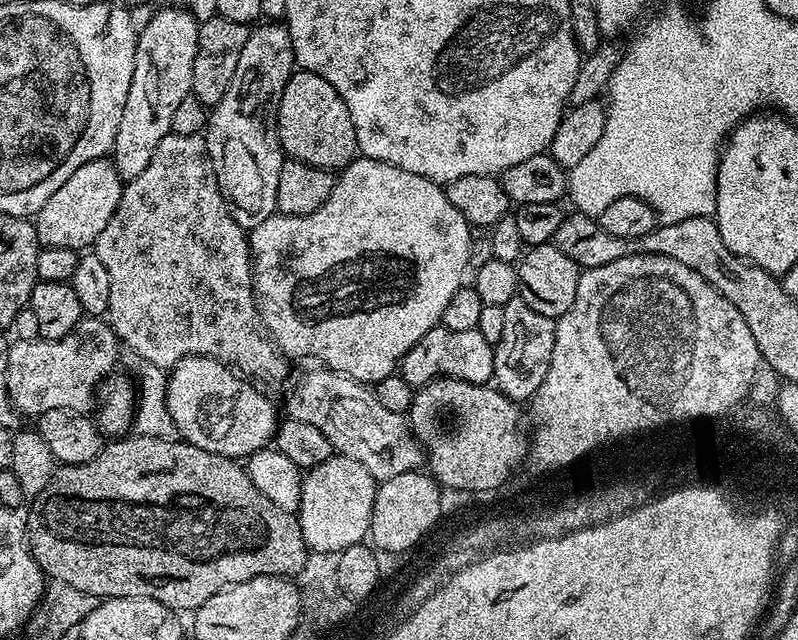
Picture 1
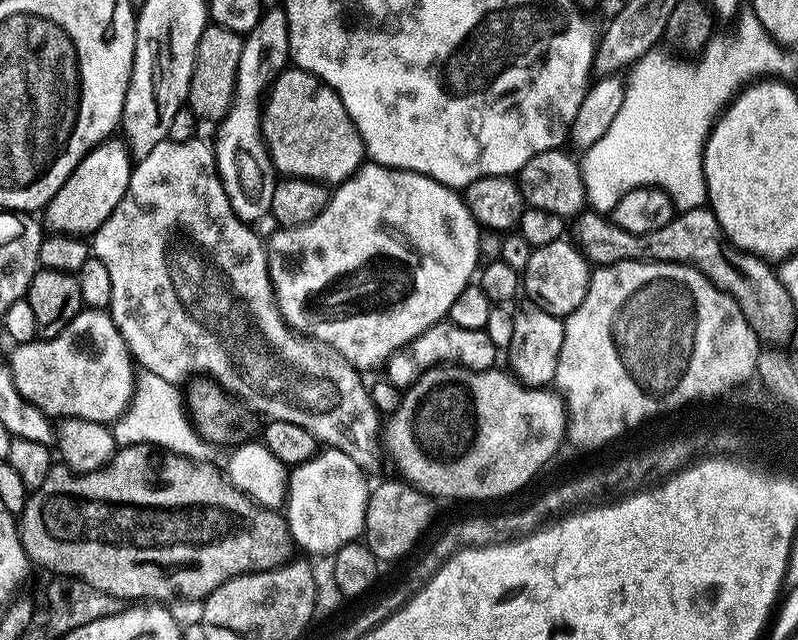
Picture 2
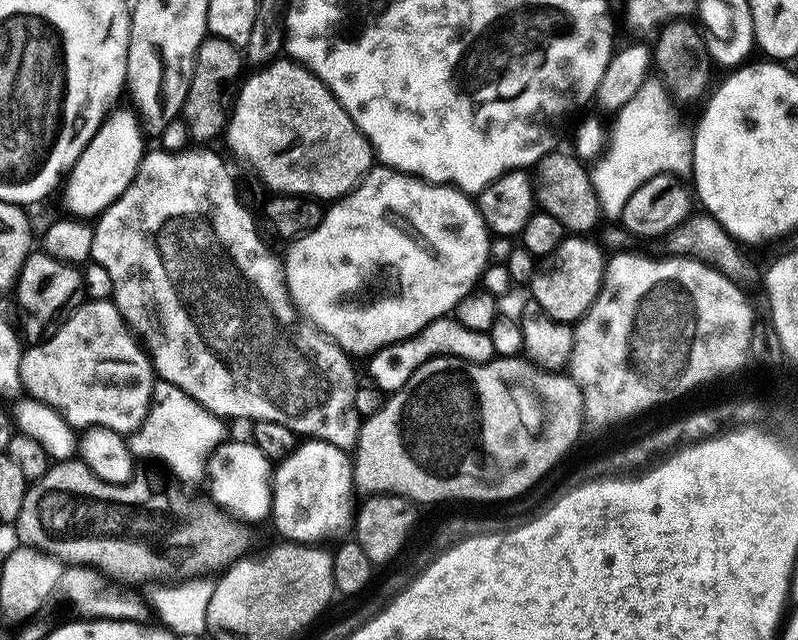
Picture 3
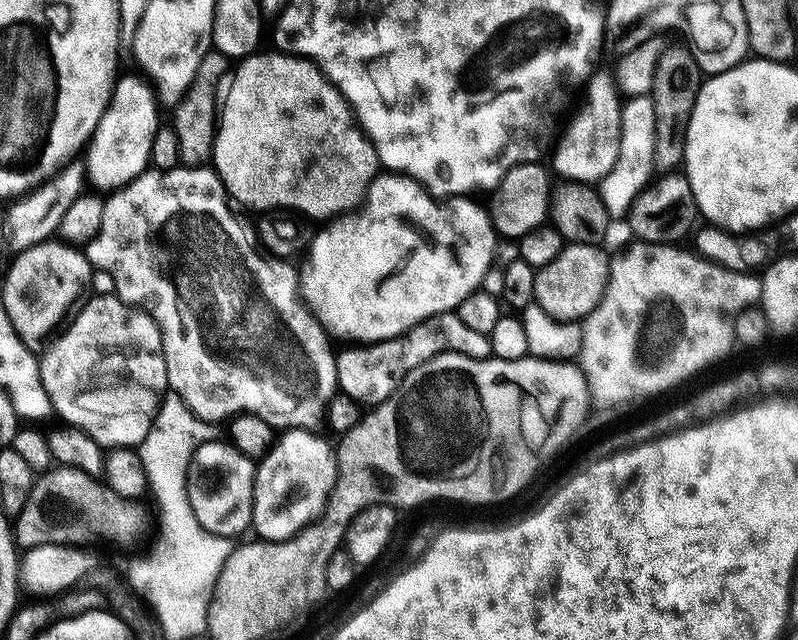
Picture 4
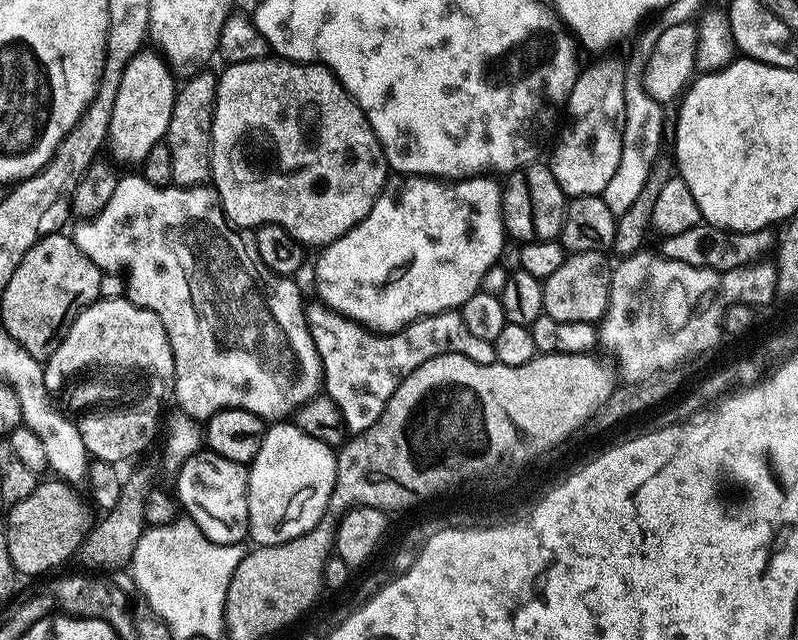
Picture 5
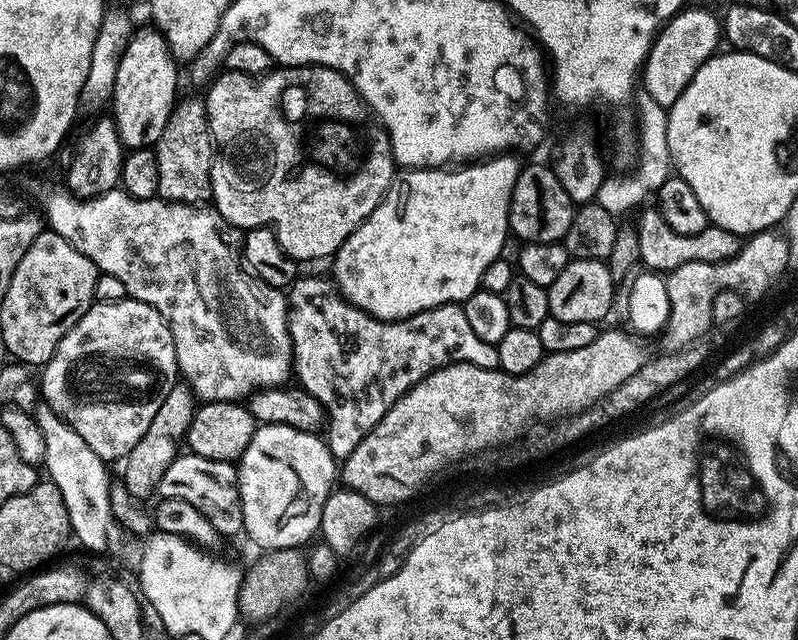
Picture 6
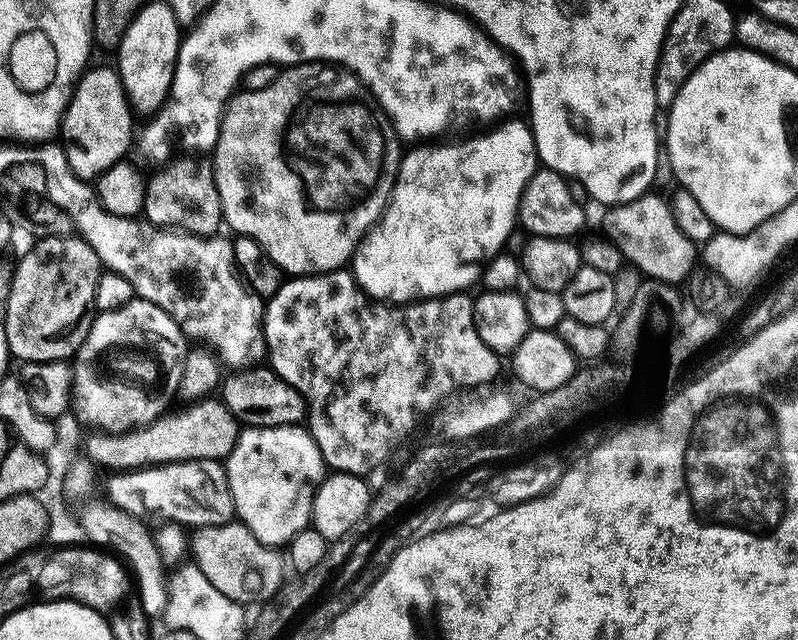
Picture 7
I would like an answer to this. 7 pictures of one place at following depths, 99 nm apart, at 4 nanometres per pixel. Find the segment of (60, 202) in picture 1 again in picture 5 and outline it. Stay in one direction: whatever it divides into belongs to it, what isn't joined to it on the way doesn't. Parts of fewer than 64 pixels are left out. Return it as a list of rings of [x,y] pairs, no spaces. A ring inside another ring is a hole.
[[[150,50],[136,53],[136,57],[128,63],[122,74],[118,98],[114,98],[114,110],[108,123],[106,148],[107,151],[112,151],[112,156],[118,163],[143,165],[151,148],[167,137],[170,110],[174,106],[177,91],[177,81],[159,53]]]

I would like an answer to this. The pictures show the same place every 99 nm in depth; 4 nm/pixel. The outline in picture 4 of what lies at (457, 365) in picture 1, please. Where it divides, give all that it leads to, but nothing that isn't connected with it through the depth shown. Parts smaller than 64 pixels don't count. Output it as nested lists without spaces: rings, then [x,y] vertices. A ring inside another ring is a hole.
[[[455,311],[434,314],[418,322],[401,336],[378,340],[374,344],[360,342],[355,346],[348,346],[345,352],[337,351],[336,383],[339,391],[358,405],[375,406],[390,398],[390,394],[404,381],[406,374],[410,374],[410,370],[422,366],[422,362],[443,352],[457,352],[470,358],[487,360],[492,356],[492,344],[486,334],[478,334],[475,330],[468,329]]]

